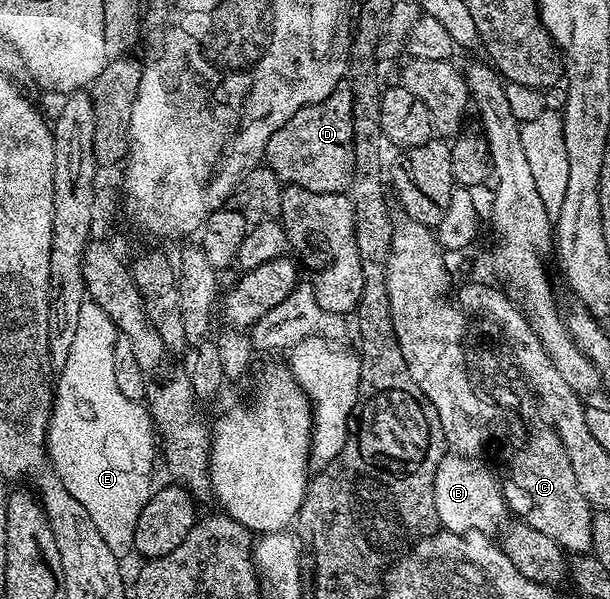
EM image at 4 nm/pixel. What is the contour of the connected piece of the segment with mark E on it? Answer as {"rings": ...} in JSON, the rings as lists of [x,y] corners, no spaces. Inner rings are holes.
{"rings":[[[85,302],[78,312],[78,324],[74,333],[73,345],[64,368],[59,369],[54,384],[52,418],[48,421],[47,449],[50,464],[61,482],[66,486],[90,514],[98,534],[110,546],[116,557],[124,558],[133,551],[134,526],[140,520],[140,512],[148,502],[153,491],[152,459],[158,456],[158,448],[152,445],[154,425],[148,409],[139,400],[126,398],[118,390],[118,381],[114,378],[114,350],[116,349],[116,323],[91,302]]]}

